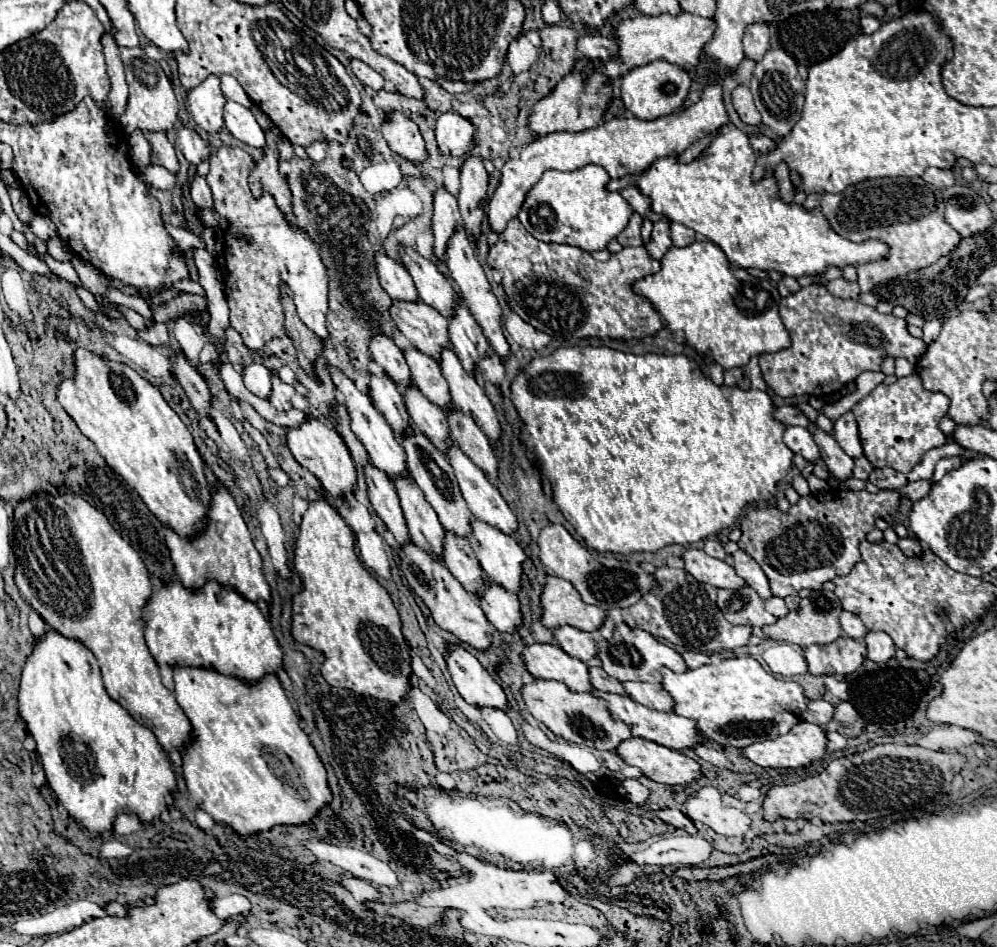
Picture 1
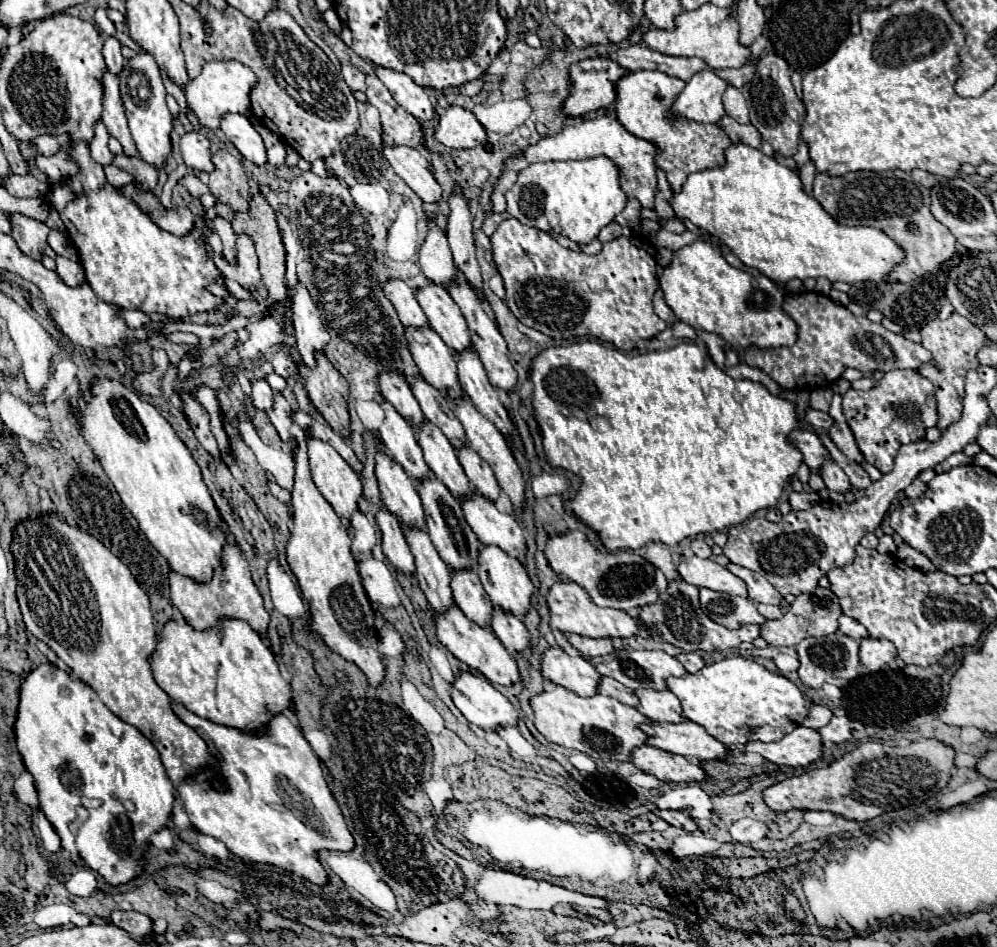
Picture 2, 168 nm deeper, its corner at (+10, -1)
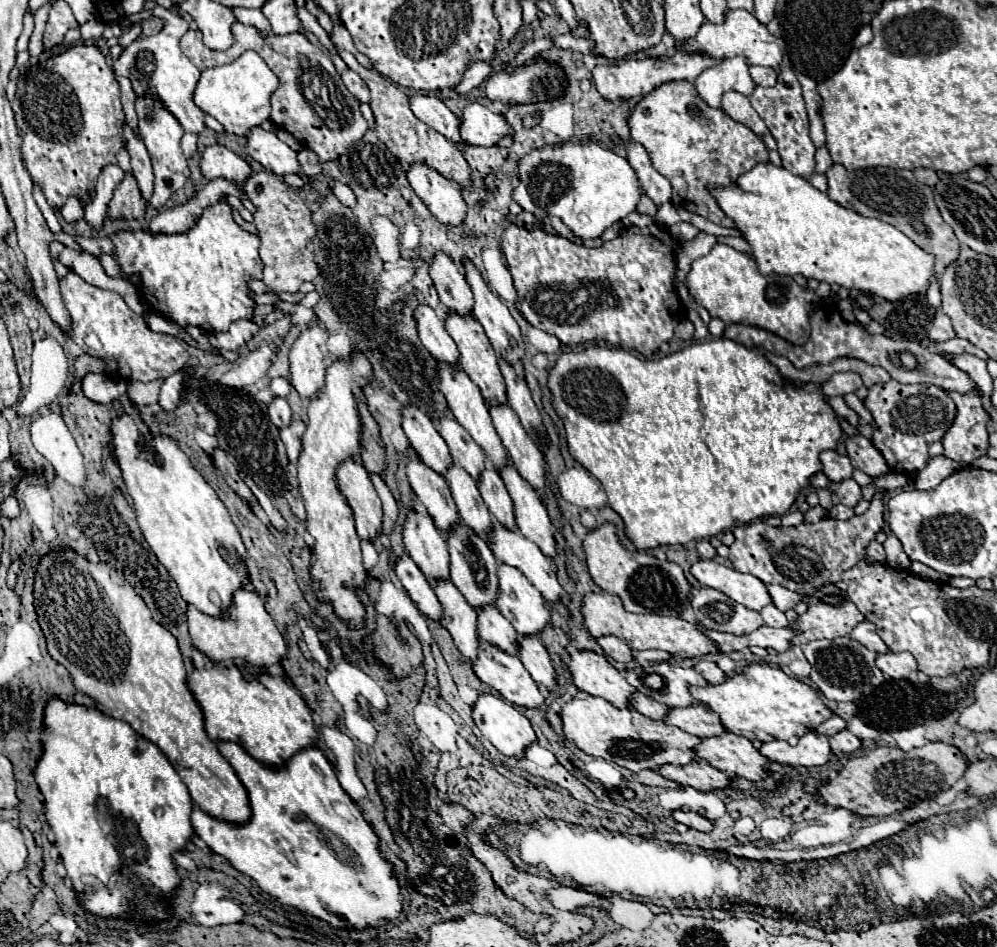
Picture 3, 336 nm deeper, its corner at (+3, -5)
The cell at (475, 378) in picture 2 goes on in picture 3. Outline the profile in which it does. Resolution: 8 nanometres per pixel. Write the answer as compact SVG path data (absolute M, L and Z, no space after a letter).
M490 404L490 416L494 428L508 450L508 456L516 470L526 478L536 490L544 490L544 454L534 440L528 438L526 430L520 424L518 414L504 404Z

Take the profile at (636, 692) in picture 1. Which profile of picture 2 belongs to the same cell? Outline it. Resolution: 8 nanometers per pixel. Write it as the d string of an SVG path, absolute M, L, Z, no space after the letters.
M639 688L635 692L641 702L637 710L641 714L645 714L647 718L651 718L655 722L669 722L669 724L685 722L683 710L679 706L679 698L675 698L675 694L671 694L671 690L657 692L657 690Z

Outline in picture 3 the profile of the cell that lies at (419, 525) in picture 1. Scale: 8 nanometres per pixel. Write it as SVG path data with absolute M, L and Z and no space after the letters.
M438 578L434 582L434 592L442 604L442 624L452 634L458 650L474 660L478 652L478 632L476 632L476 610L462 598L462 592L450 582L450 578Z

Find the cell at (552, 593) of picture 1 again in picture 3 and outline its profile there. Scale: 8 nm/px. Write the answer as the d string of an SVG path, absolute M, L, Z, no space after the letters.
M590 592L582 598L582 616L584 616L584 630L594 636L616 636L624 642L628 642L630 648L636 650L646 650L646 648L656 648L656 650L666 650L670 654L688 654L692 658L702 656L712 652L716 646L698 630L696 624L690 624L682 618L672 618L672 616L658 616L658 614L632 614L626 612L620 598L604 592Z

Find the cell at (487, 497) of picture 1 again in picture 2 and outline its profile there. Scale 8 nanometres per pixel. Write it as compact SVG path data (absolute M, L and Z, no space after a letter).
M477 492L465 496L461 504L471 530L485 546L499 546L511 558L525 556L525 532L511 514L499 512L491 500Z

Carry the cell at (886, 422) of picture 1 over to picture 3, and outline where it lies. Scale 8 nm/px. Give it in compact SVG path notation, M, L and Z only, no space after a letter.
M896 380L872 386L864 406L876 422L872 444L886 458L886 464L900 474L918 472L928 464L928 446L946 434L956 414L954 402L942 388L932 384L900 384Z

